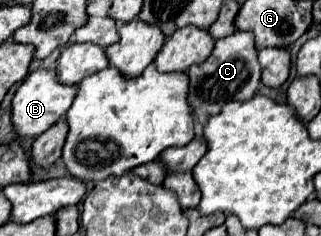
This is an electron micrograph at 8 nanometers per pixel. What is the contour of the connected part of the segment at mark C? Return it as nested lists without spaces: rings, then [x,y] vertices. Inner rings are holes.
[[[236,30],[234,34],[216,40],[212,54],[202,64],[194,64],[188,70],[188,78],[190,78],[188,104],[192,110],[218,114],[224,102],[250,100],[260,84],[260,64],[258,64],[258,52],[254,46],[254,36],[250,32]]]

